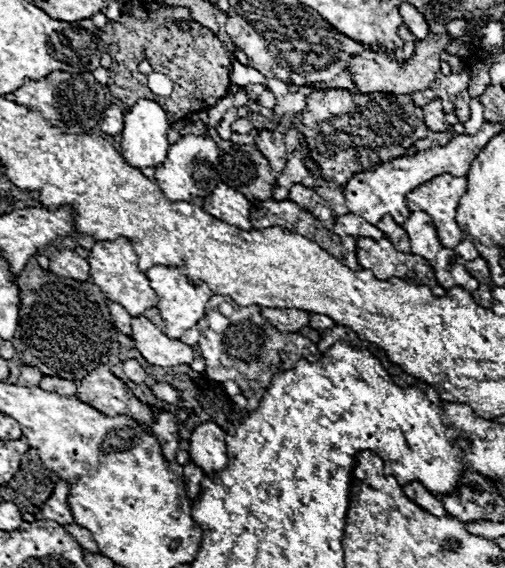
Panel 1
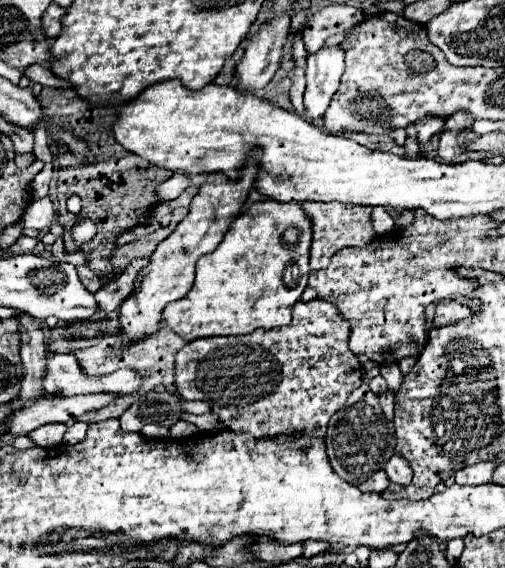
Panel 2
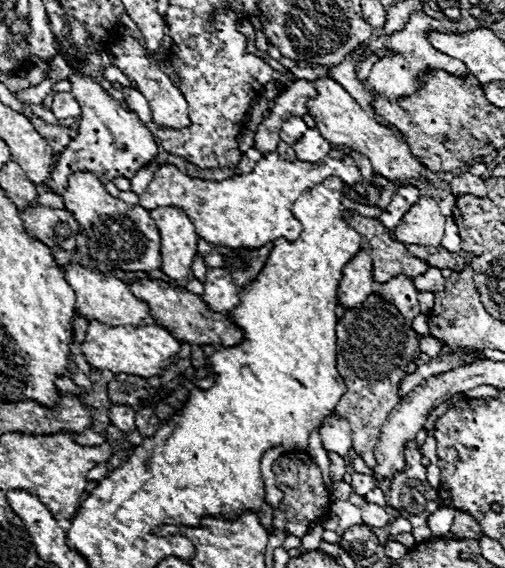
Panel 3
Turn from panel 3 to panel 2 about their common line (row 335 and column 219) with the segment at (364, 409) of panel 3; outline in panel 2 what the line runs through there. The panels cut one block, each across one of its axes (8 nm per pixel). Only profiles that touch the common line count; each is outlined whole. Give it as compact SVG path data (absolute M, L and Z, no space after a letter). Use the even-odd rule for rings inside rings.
M310 300L310 302L296 302L294 306L294 314L292 314L292 322L288 326L282 328L274 328L274 330L254 330L252 334L244 334L244 336L216 336L216 338L198 338L198 340L190 340L186 342L186 346L176 354L176 388L180 392L180 396L184 396L184 400L204 400L210 404L212 412L218 414L218 418L224 422L226 428L232 428L236 432L250 432L252 436L276 436L278 440L286 440L288 436L294 434L308 434L308 436L324 436L326 428L328 428L328 420L334 412L338 412L344 404L346 398L360 386L360 362L358 356L354 356L348 348L348 322L336 312L336 308L324 300Z

